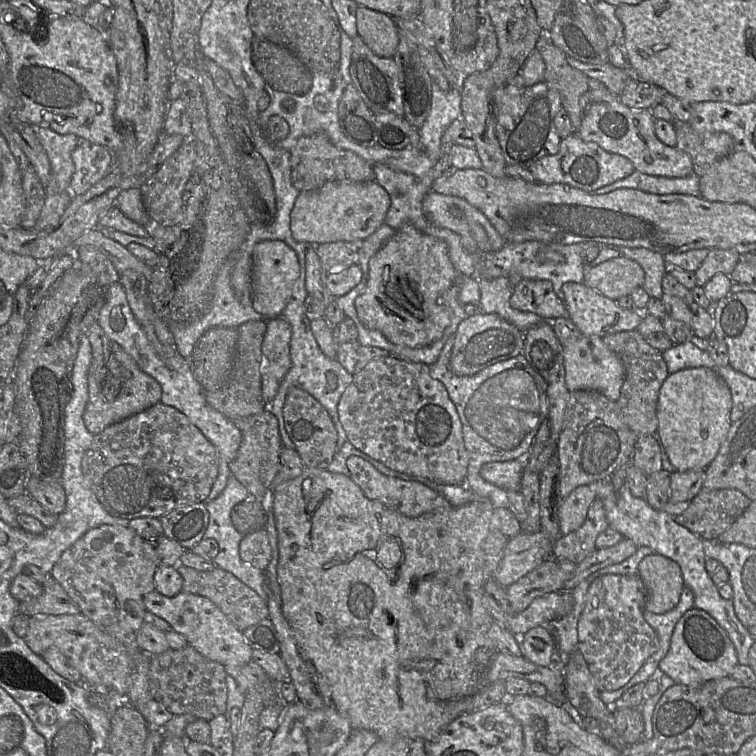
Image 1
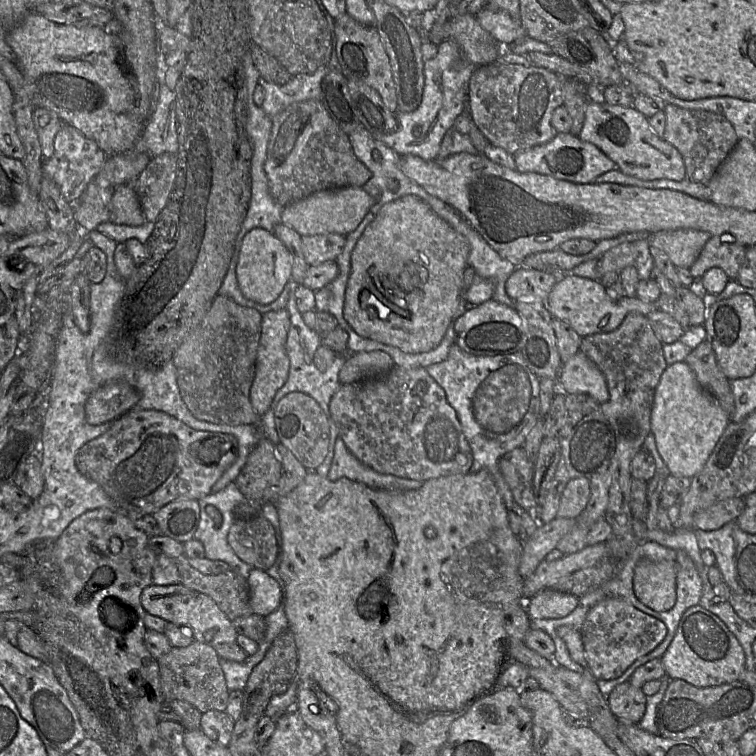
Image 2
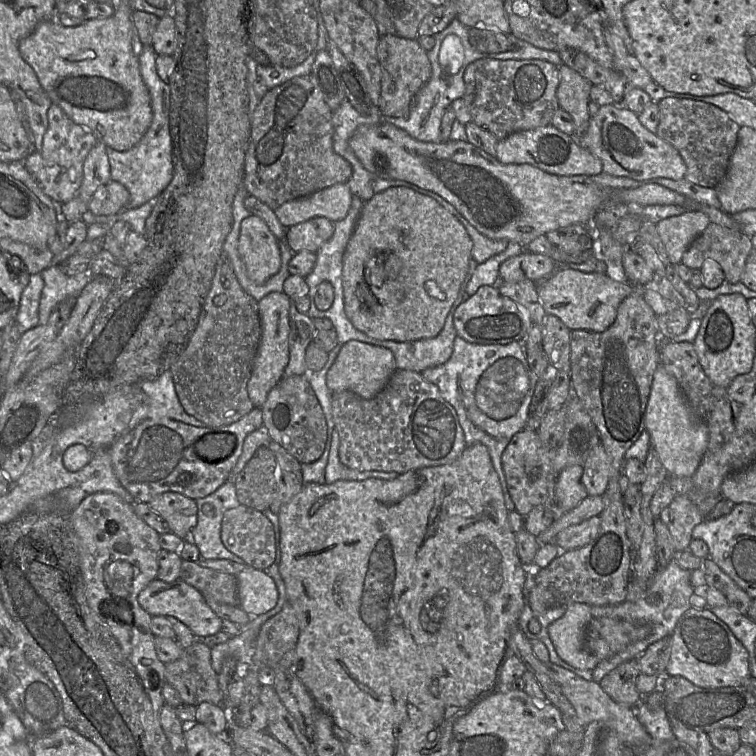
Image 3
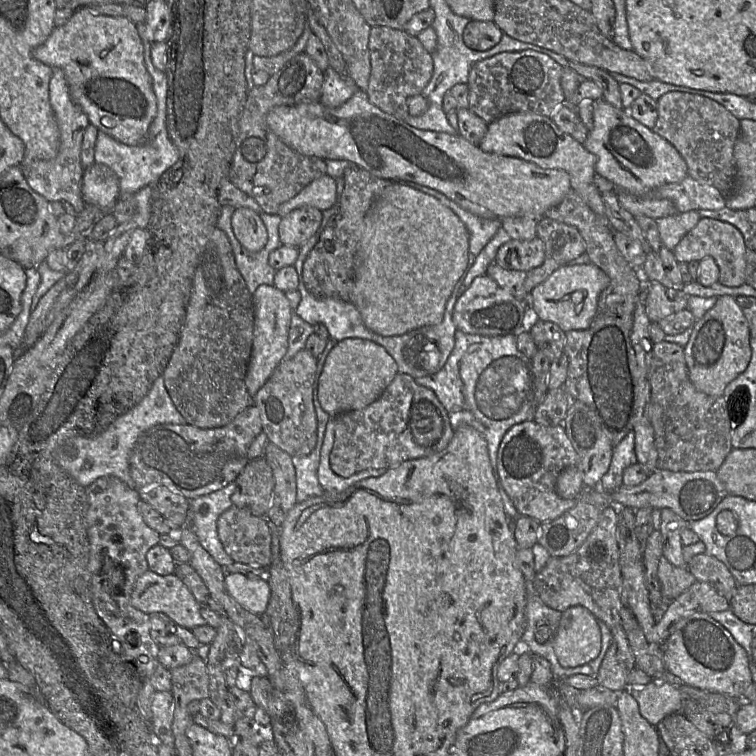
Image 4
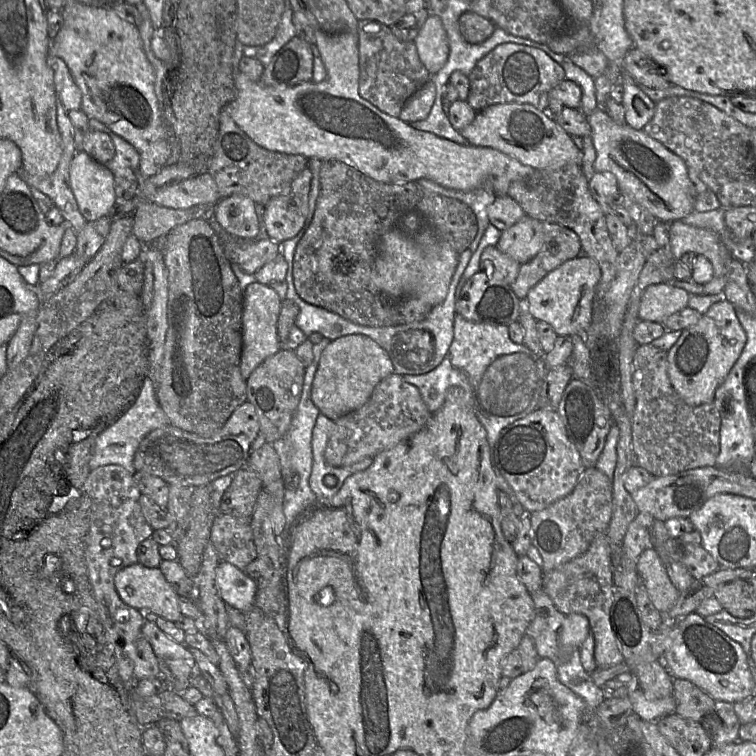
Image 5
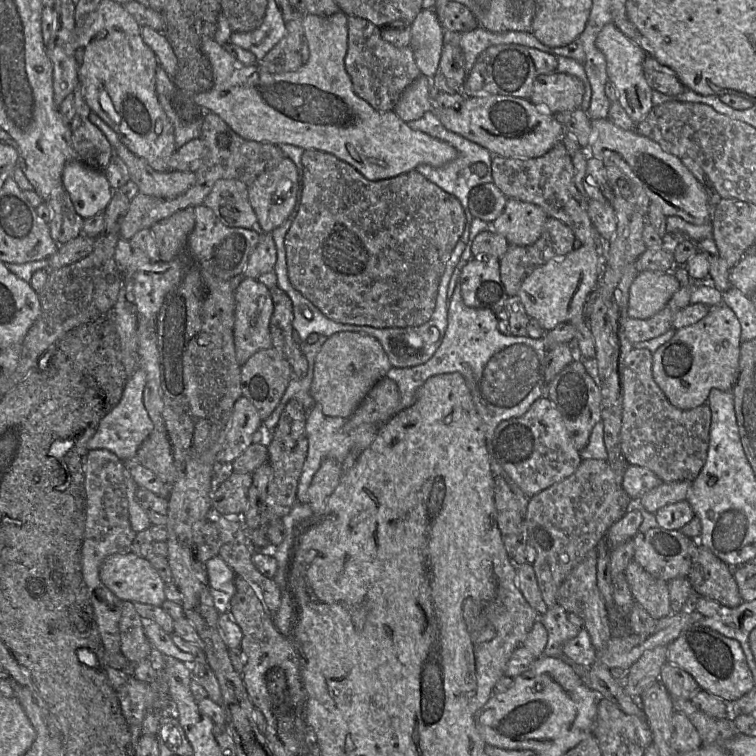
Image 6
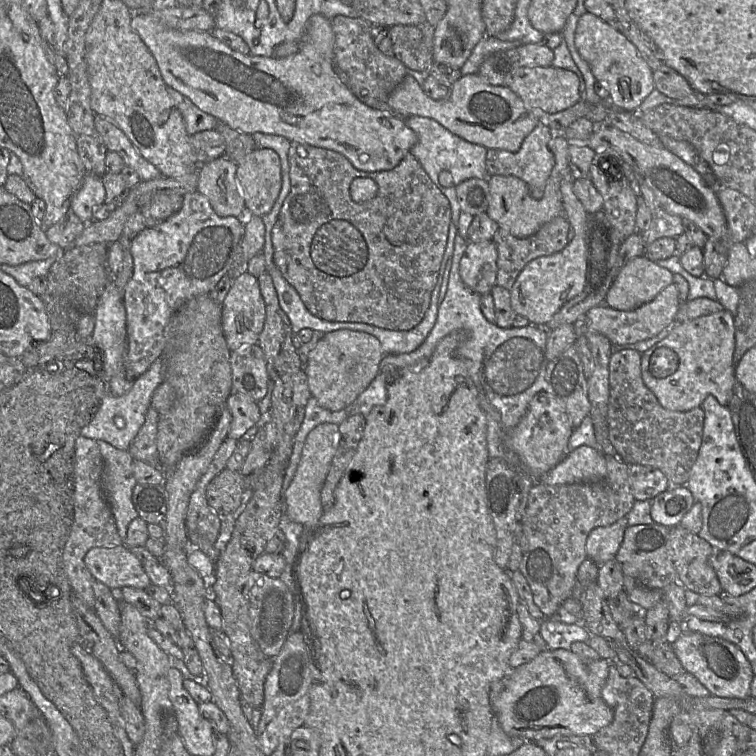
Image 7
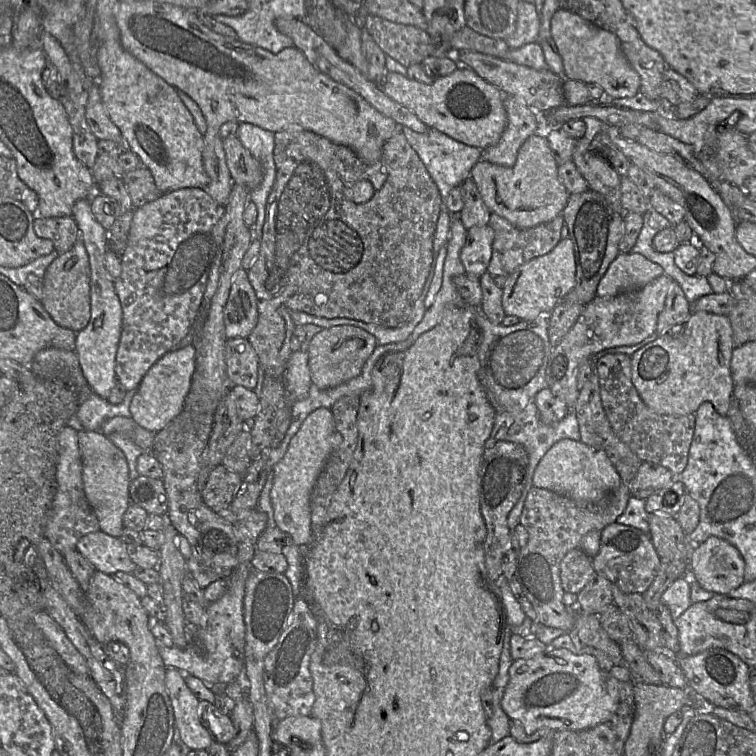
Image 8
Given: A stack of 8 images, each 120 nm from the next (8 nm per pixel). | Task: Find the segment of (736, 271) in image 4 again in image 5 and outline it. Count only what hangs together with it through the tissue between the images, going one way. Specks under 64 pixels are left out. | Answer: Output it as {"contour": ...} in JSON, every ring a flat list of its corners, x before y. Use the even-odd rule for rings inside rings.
{"contour":[[677,220,669,224,669,239,675,260,687,252,693,252,704,255,712,263,714,275,711,281,703,285,705,294,723,292,728,264,734,257,716,232]]}

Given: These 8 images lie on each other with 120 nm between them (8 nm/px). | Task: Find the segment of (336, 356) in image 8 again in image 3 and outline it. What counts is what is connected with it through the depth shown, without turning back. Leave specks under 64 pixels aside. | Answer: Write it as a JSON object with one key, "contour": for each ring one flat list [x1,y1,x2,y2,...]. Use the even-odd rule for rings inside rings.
{"contour":[[350,340,342,345,337,358,328,370,326,384,332,393,347,390,354,392,363,399,372,399,384,389,396,370,396,360,391,350]]}

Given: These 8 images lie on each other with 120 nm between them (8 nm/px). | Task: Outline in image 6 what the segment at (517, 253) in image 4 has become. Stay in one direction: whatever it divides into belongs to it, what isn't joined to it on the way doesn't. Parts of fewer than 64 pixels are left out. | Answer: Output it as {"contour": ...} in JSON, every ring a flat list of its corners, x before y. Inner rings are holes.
{"contour":[[508,199,502,214,489,224,492,230,504,236,510,245,528,246,539,239,547,219,546,212,540,206,516,199]]}

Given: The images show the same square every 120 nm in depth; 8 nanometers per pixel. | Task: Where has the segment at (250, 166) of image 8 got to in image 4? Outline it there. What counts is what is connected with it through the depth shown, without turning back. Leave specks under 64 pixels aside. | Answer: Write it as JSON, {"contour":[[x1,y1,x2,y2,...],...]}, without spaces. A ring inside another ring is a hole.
{"contour":[[304,206,292,210,281,218,279,238,282,245,299,248,317,234,322,226,322,211]]}

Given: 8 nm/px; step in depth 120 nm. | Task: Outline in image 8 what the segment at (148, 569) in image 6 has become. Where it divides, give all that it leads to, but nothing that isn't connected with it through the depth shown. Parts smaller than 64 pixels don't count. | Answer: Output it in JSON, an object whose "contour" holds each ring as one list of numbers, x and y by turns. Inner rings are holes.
{"contour":[[101,530,83,536,76,549,95,570,109,575,116,572,134,573,137,569,127,552,126,544,120,538,112,537]]}

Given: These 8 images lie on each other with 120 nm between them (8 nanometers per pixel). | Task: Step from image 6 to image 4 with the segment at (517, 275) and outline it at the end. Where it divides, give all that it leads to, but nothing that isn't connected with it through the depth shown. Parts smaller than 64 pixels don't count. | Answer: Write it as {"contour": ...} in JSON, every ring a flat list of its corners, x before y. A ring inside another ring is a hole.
{"contour":[[543,217,537,221,536,229,537,236,540,237,545,246,545,260,542,265,527,272,524,288,529,294,537,285,545,281,556,269,569,264,583,253,586,253,585,241,578,229,574,226]]}

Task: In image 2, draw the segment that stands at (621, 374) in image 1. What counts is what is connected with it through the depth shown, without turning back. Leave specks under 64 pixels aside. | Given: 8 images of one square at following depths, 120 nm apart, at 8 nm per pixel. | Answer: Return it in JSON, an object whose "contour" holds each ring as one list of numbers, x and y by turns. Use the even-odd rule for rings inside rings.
{"contour":[[581,351,563,363,558,376,558,386,565,394,586,394,600,404,607,402,610,397,604,374]]}

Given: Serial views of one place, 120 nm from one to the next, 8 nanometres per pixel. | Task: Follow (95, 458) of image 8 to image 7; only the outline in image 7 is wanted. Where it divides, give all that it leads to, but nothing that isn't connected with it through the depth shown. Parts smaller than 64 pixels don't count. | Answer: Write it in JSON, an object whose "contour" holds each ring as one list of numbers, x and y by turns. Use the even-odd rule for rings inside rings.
{"contour":[[97,441,103,459,102,489,113,513,119,536,124,539,132,520,139,515,132,502,136,485,134,459,128,450,120,450,104,441]]}

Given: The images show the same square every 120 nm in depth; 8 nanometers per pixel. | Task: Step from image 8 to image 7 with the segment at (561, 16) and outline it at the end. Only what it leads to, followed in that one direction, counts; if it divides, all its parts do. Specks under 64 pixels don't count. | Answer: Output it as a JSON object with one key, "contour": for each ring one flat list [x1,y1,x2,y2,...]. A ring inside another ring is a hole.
{"contour":[[588,12,580,16,574,41,579,55,588,63,596,81,608,89,609,103,613,107,635,112,654,90,653,71,635,45,598,16]]}

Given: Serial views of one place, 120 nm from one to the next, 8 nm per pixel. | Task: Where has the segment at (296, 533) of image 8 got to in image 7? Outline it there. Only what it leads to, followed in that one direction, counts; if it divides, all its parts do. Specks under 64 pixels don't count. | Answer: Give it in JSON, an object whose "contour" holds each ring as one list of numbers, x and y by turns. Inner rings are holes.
{"contour":[[322,423,313,428,304,442,295,475,283,492,284,516,303,525,305,529,314,528,324,512,321,489,339,446,340,436,339,427,334,423]]}

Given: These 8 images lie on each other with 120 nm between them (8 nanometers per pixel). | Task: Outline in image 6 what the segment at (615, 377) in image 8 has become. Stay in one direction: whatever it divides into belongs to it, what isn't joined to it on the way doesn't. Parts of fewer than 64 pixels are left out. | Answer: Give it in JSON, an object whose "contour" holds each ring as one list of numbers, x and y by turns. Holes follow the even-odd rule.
{"contour":[[632,348,619,363,623,408,620,431,621,449,629,465,645,467,654,472,662,482,693,481,703,468,709,448,711,410,708,404,689,410,674,407,652,374,653,353,645,348]]}

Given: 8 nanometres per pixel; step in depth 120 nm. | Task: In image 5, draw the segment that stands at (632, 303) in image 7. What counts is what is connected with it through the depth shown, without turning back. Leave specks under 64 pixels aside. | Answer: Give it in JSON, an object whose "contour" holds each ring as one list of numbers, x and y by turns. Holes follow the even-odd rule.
{"contour":[[668,282,648,286,641,297,639,318,663,323,670,315,688,307,690,294]]}

